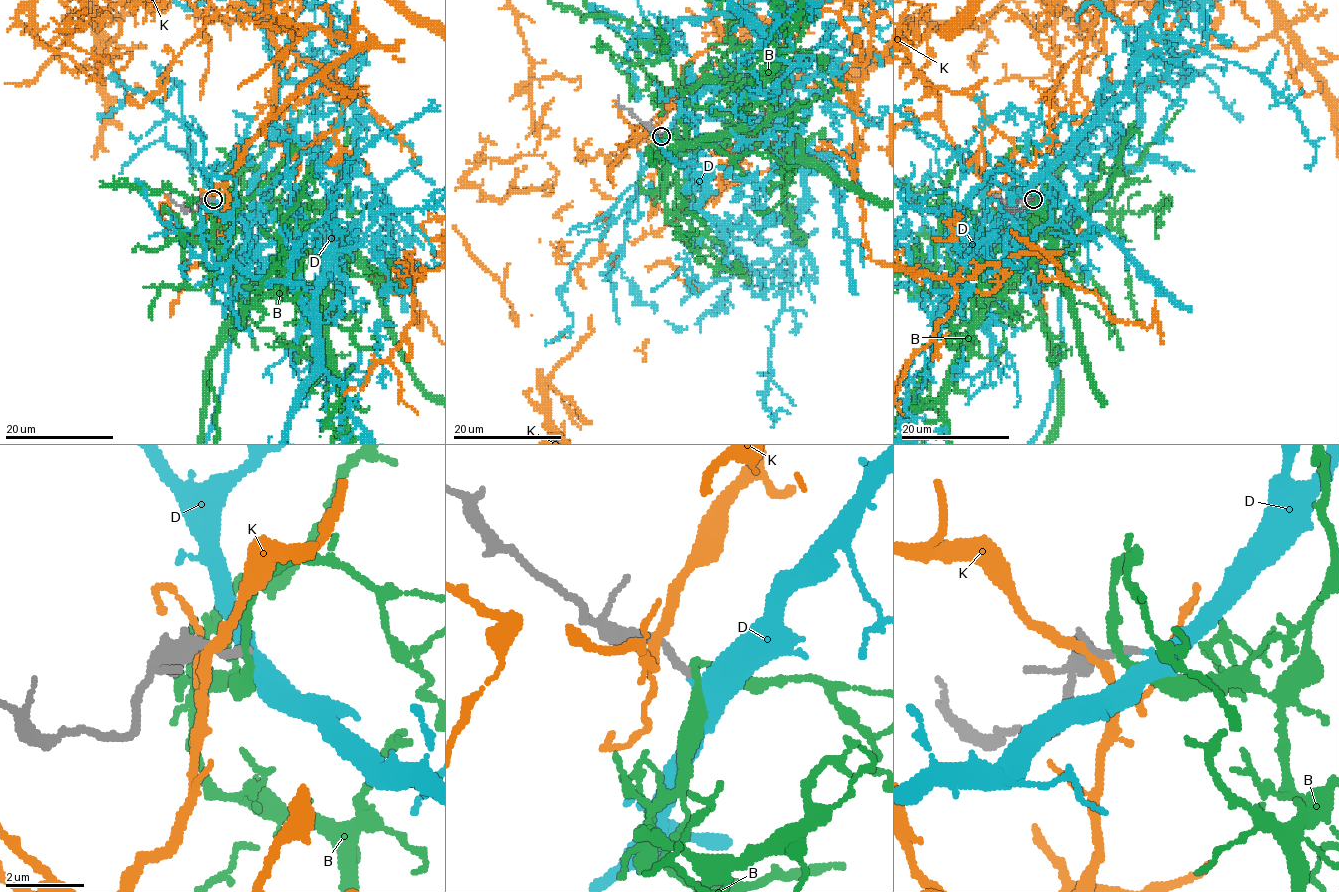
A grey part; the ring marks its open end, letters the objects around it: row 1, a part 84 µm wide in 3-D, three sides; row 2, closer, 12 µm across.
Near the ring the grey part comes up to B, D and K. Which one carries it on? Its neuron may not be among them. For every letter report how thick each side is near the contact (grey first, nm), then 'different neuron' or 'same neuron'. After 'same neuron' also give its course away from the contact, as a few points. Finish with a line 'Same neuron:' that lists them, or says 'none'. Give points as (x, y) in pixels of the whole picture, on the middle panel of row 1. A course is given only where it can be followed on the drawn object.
B: 240 nm thick on the grey side, 240 nm on the other; different neuron
D: 240 nm thick on the grey side, 190 nm on the other; same neuron
K: 320 nm thick on the grey side, 280 nm on the other; different neuron
Same neuron: D

